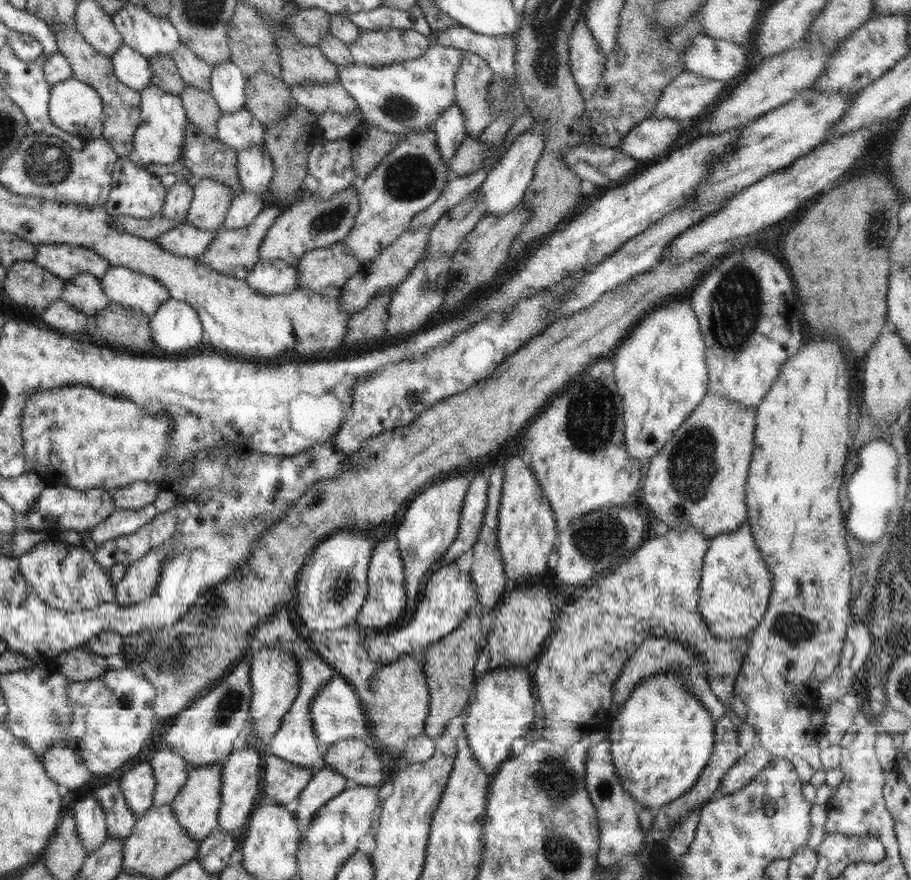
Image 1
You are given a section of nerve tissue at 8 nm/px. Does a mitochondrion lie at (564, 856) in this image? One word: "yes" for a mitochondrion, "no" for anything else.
yes

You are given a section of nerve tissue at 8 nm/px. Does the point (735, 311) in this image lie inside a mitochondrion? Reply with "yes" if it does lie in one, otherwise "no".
yes

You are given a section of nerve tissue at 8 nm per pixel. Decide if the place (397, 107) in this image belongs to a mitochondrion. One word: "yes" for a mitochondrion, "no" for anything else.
yes

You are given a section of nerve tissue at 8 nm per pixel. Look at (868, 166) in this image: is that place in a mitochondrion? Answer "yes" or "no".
no

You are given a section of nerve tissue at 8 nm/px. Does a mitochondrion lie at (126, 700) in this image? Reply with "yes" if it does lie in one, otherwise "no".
yes

